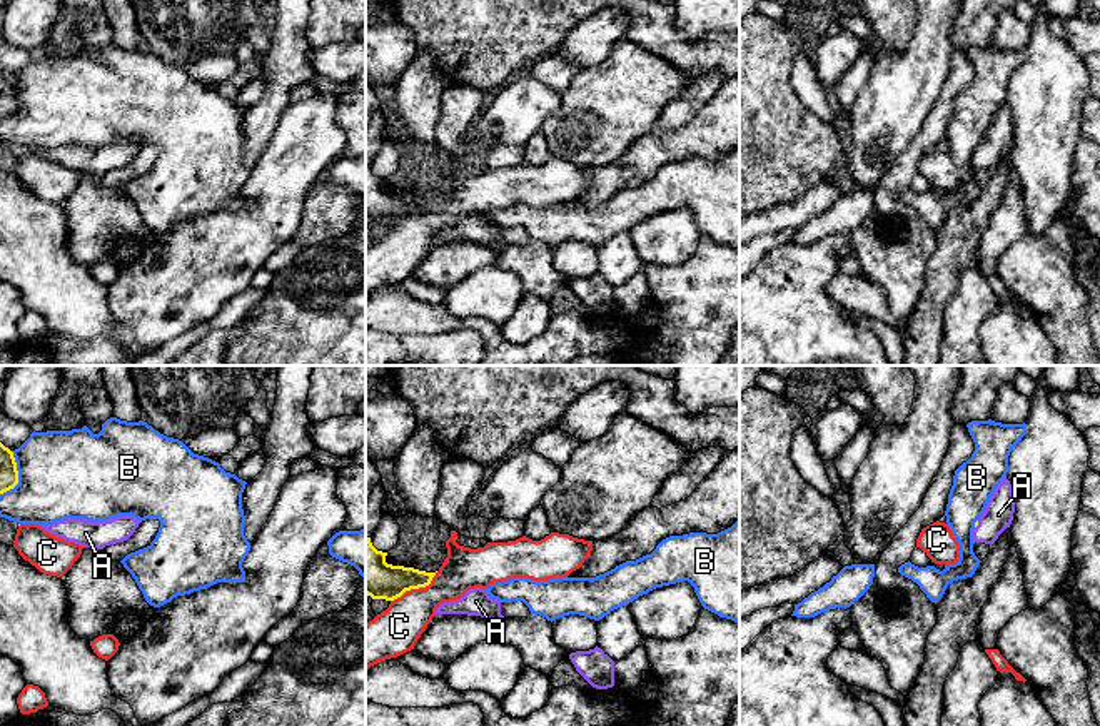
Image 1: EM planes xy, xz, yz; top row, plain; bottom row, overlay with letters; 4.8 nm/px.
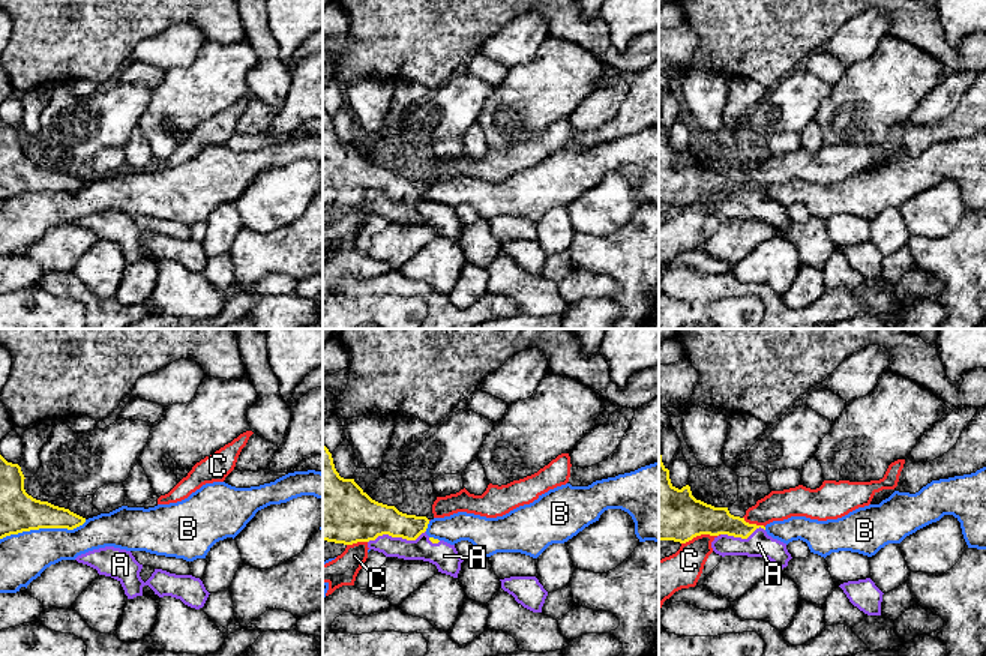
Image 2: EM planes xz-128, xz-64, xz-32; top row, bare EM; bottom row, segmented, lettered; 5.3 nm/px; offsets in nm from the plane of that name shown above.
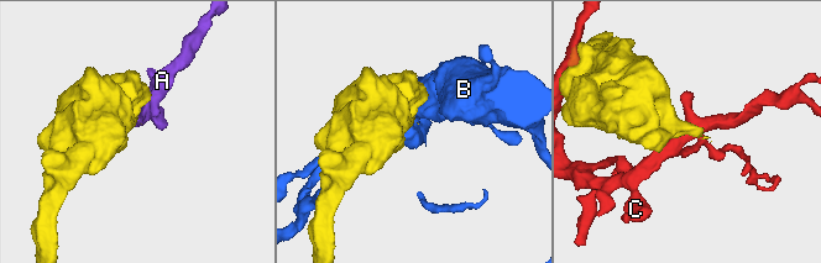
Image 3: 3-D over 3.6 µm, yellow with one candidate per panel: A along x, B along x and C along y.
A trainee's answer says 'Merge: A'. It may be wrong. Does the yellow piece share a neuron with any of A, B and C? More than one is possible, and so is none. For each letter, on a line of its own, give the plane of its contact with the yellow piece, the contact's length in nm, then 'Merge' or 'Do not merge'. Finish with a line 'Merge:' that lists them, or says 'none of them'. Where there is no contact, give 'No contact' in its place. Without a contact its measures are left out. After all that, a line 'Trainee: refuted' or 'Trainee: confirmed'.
A: Touches yellow in yz. Shared border 40 nm. Merge
B: Touches yellow in xy. Shared border 220 nm. Do not merge
C: Touches yellow in xz. Shared border 280 nm. Do not merge
Merge: A
Trainee: confirmed

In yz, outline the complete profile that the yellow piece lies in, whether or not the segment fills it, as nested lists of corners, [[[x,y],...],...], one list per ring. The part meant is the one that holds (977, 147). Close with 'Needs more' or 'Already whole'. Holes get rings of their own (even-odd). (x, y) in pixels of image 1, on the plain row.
[[[1005,103],[990,124],[985,139],[975,149],[973,169],[993,170],[1013,147],[1015,129],[1012,110]]]. Needs more

